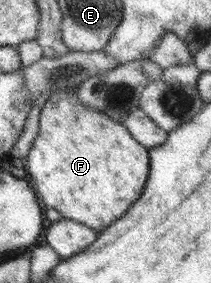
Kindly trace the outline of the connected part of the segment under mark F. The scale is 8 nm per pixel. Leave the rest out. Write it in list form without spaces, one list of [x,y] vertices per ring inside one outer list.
[[[76,90],[57,91],[40,110],[38,135],[32,143],[25,161],[29,183],[36,189],[38,200],[44,207],[56,209],[63,219],[80,222],[88,229],[102,233],[140,198],[150,173],[149,150],[137,142],[120,124],[78,101]]]

